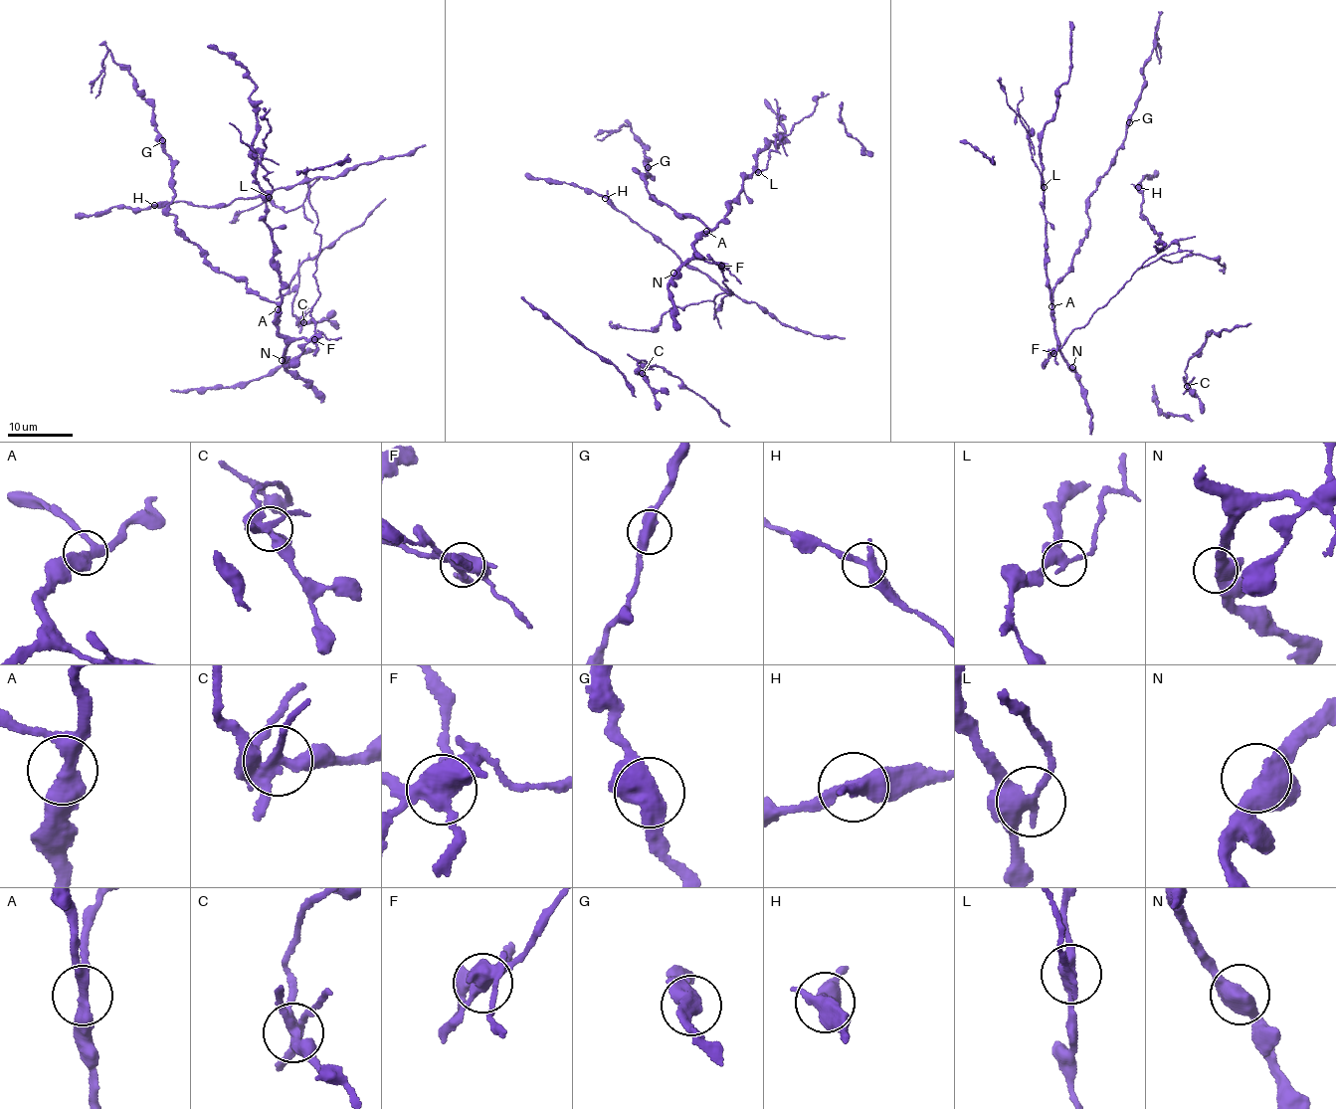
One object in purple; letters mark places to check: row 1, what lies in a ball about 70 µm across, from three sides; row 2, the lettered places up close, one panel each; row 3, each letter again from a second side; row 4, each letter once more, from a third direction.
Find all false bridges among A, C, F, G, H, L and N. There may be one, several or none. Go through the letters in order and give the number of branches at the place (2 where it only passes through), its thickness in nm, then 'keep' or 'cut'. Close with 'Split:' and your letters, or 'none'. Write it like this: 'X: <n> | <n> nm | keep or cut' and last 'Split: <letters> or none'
A: 3 | 320 nm | keep
C: 6 | 320 nm | cut
F: 4 | 500 nm | cut
G: 3 | 440 nm | keep
H: 3 | 320 nm | keep
L: 4 | 360 nm | cut
N: 3 | 420 nm | keep
Split: C, F, L

